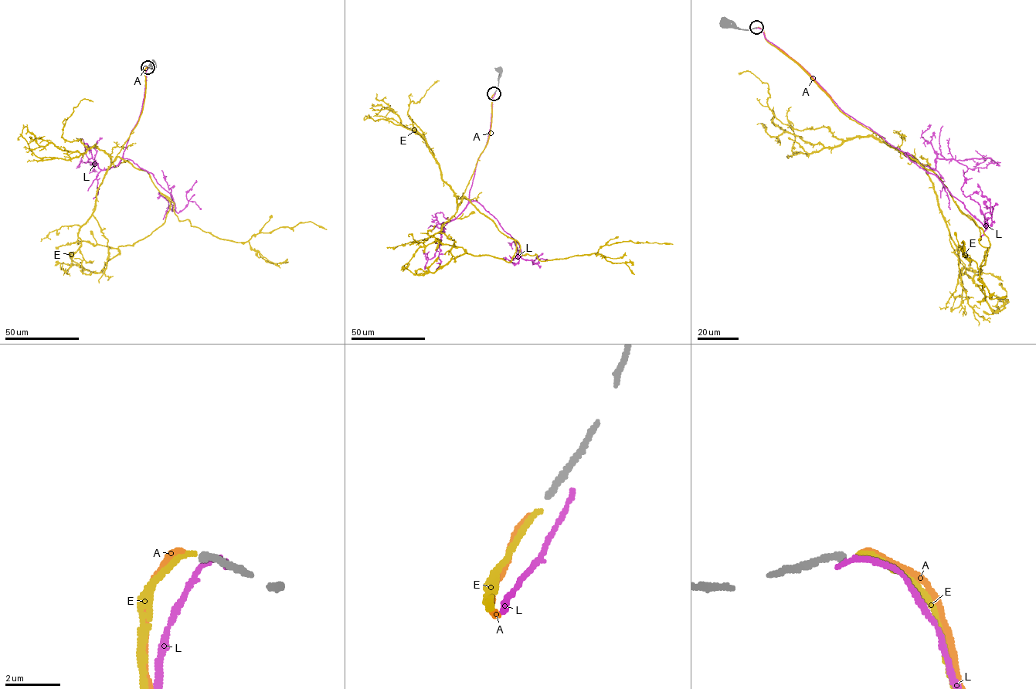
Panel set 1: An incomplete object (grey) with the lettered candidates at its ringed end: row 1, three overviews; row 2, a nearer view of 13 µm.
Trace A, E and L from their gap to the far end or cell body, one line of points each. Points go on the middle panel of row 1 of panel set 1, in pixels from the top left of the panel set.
A: (493, 94), (491, 126), (485, 147)
E: (494, 94), (487, 142), (463, 195), (518, 242), (521, 254), (545, 261), (591, 254), (626, 241), (672, 244)
L: (494, 94), (487, 141), (477, 161), (468, 201), (481, 205), (518, 243), (519, 258), (513, 241), (507, 242)

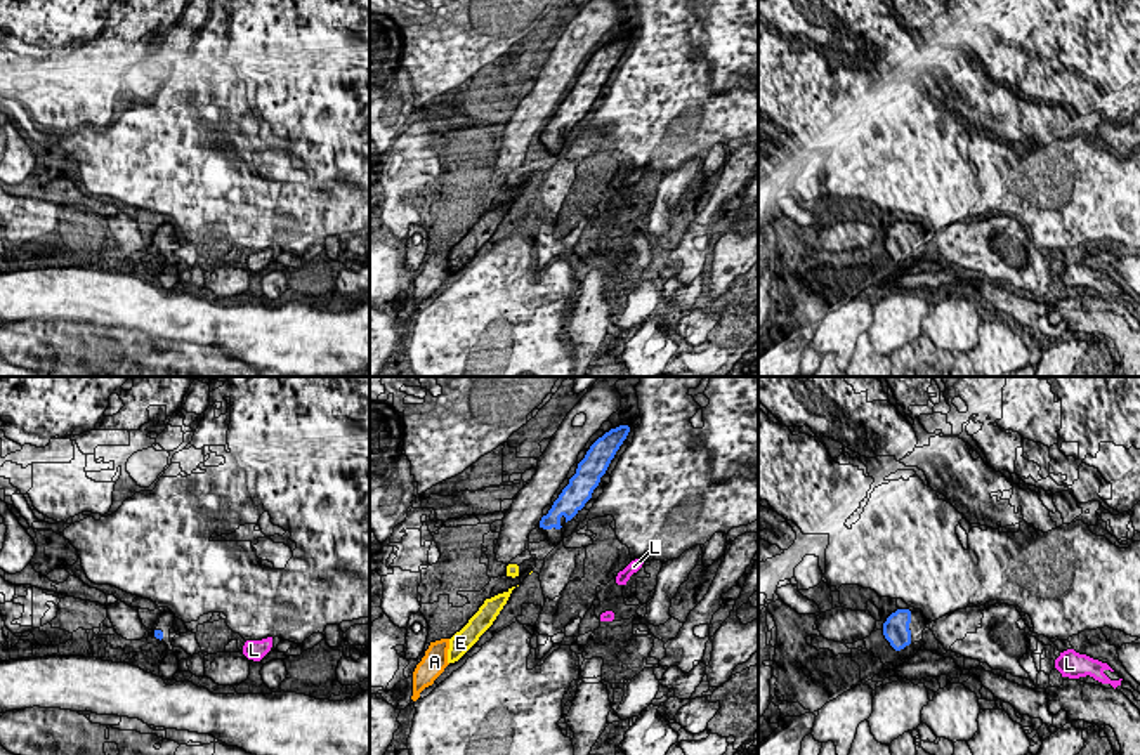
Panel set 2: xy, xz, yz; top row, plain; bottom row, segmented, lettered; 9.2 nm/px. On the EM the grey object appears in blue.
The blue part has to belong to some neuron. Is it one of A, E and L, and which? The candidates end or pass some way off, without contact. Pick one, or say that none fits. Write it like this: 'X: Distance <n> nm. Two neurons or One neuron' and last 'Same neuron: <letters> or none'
A: Distance 1350 nm. Two neurons
E: Distance 420 nm. One neuron
L: Distance 650 nm. Two neurons
Same neuron: E

